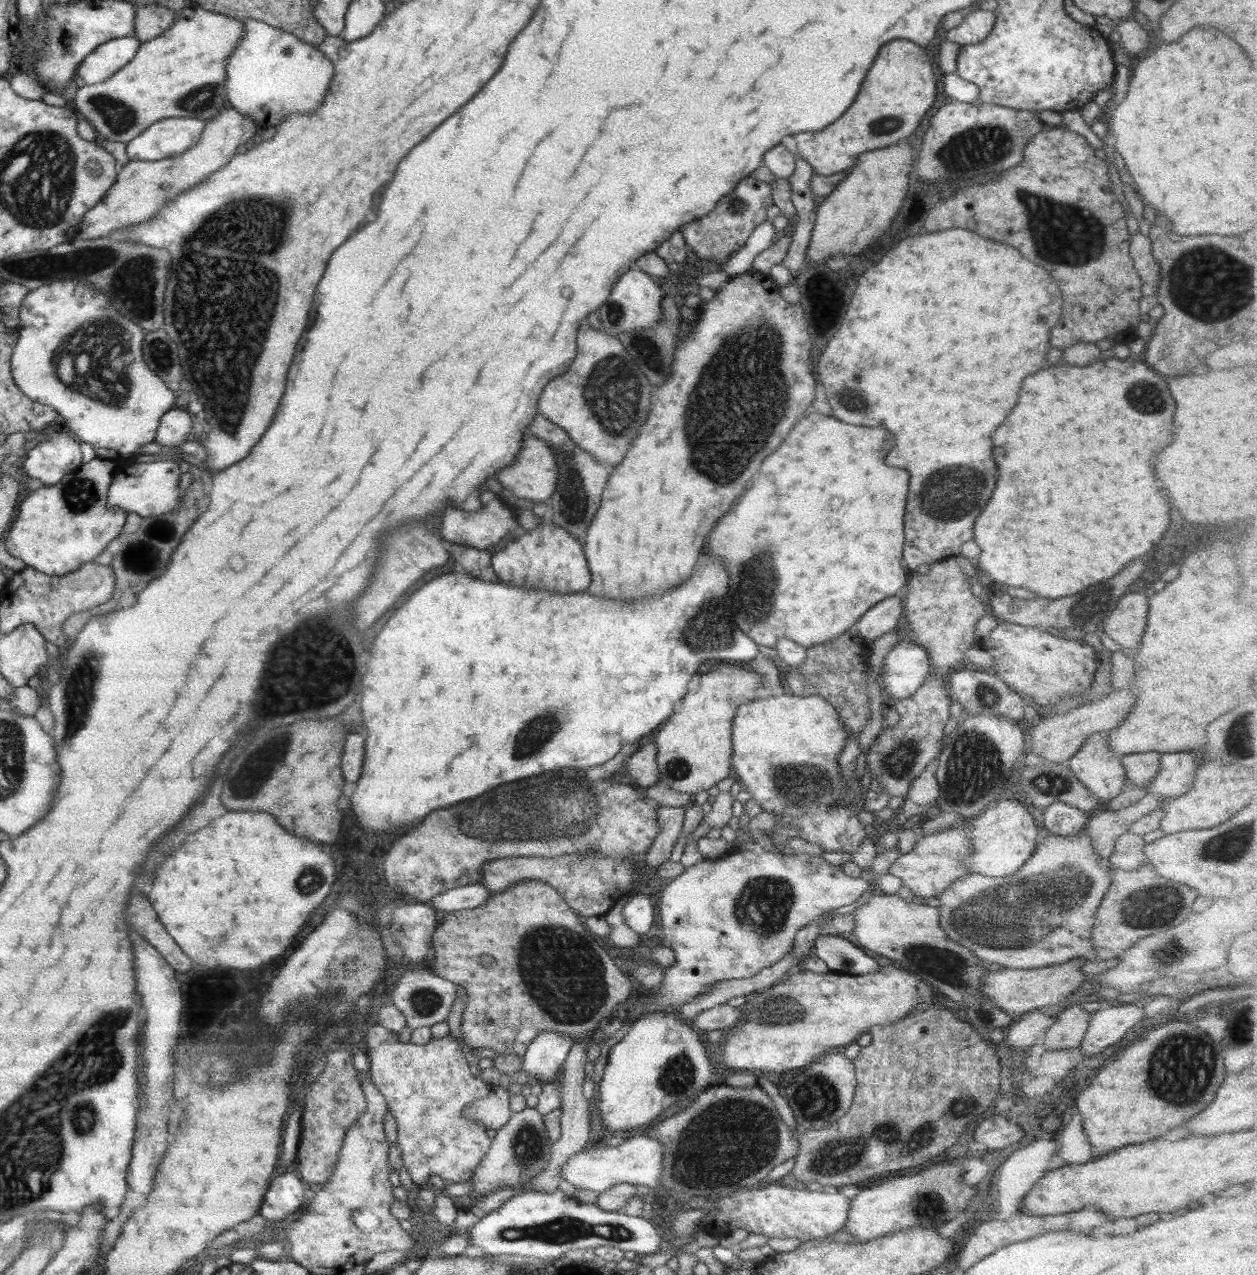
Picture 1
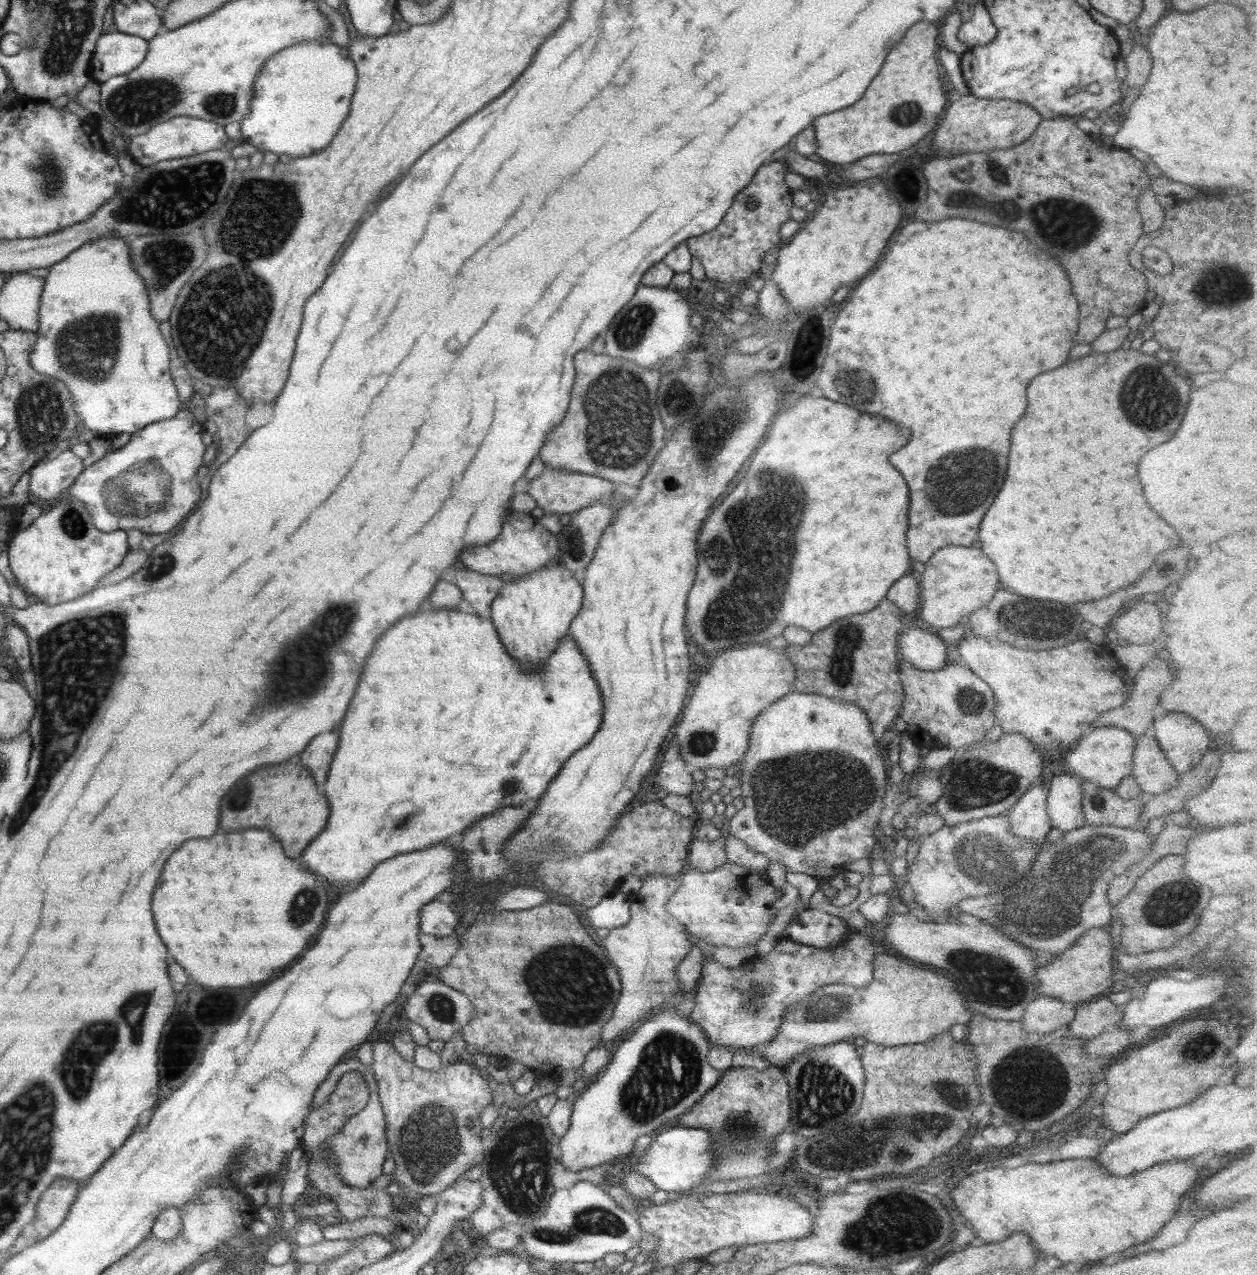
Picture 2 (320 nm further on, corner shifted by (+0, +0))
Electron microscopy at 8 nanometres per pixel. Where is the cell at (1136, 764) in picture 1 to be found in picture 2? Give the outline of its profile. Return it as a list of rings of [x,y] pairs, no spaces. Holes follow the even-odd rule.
[[[1148,733],[1136,741],[1131,775],[1143,793],[1151,797],[1175,787],[1180,774],[1171,767],[1160,745]]]

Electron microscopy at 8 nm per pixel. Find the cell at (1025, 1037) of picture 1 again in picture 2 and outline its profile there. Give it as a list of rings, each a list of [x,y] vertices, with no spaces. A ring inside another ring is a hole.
[[[1040,995],[1028,1003],[1022,1017],[1022,1028],[1036,1034],[1051,1034],[1072,1023],[1076,1005],[1060,1002],[1056,997]]]

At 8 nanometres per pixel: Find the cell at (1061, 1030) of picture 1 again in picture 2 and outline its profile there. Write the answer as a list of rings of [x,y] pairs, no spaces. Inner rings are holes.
[[[1107,995],[1076,1005],[1075,1017],[1068,1029],[1072,1036],[1092,1039],[1122,1023],[1124,1006],[1118,1006]]]

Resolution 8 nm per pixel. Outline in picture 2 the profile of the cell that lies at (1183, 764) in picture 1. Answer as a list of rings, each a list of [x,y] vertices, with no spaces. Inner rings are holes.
[[[1164,714],[1154,720],[1150,734],[1178,774],[1189,771],[1208,750],[1206,730],[1186,714]]]

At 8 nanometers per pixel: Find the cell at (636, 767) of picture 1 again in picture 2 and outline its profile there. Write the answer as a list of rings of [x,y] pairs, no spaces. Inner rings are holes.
[[[676,742],[664,753],[660,769],[655,776],[656,788],[661,793],[688,796],[694,789],[694,778],[686,761],[681,759]]]

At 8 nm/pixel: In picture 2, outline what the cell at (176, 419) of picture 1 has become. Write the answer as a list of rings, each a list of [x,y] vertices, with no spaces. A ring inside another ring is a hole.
[[[183,406],[173,418],[154,422],[134,432],[130,441],[122,448],[108,450],[103,458],[82,470],[67,492],[87,506],[93,516],[94,526],[102,532],[134,529],[156,535],[170,532],[186,514],[193,512],[204,498],[197,476],[198,468],[203,465],[202,456],[207,447],[202,441],[203,430],[204,426],[195,420],[186,406]]]

